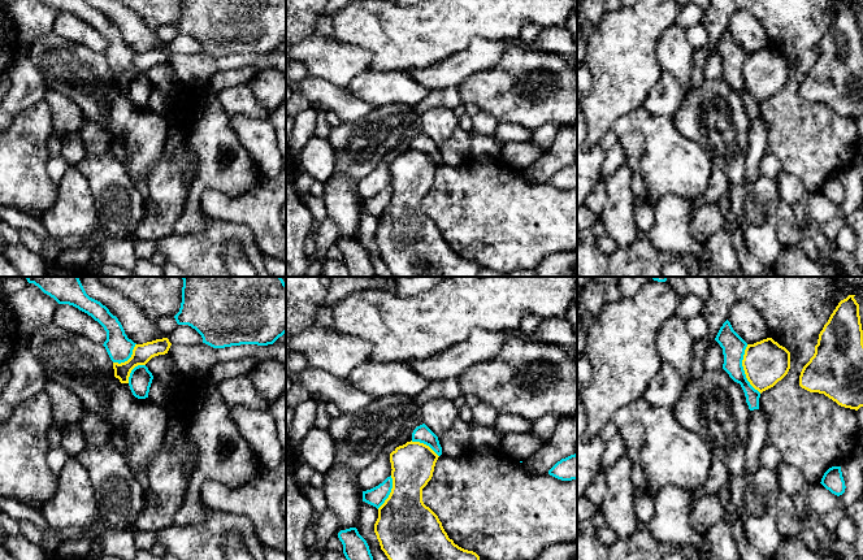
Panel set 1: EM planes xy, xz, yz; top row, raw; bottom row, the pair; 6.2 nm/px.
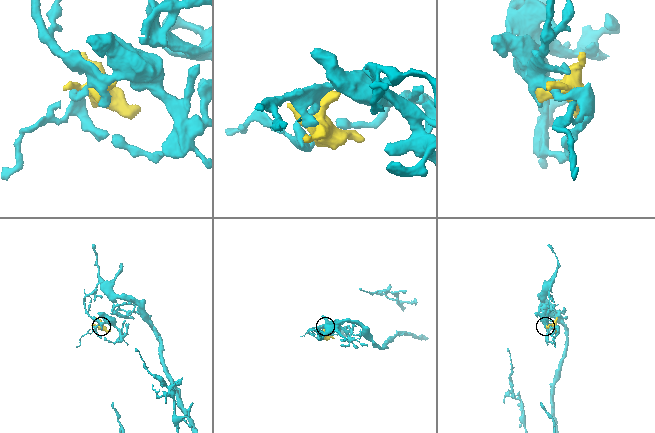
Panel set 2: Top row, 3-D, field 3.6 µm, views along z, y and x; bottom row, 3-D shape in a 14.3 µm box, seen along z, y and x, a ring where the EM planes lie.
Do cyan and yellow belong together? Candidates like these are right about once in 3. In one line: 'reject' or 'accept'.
reject

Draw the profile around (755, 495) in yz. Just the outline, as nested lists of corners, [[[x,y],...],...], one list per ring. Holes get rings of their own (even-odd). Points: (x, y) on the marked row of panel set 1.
[[[760,466],[756,472],[746,469],[741,476],[729,476],[727,483],[751,544],[762,555],[773,557],[784,539],[777,526],[779,474]]]

